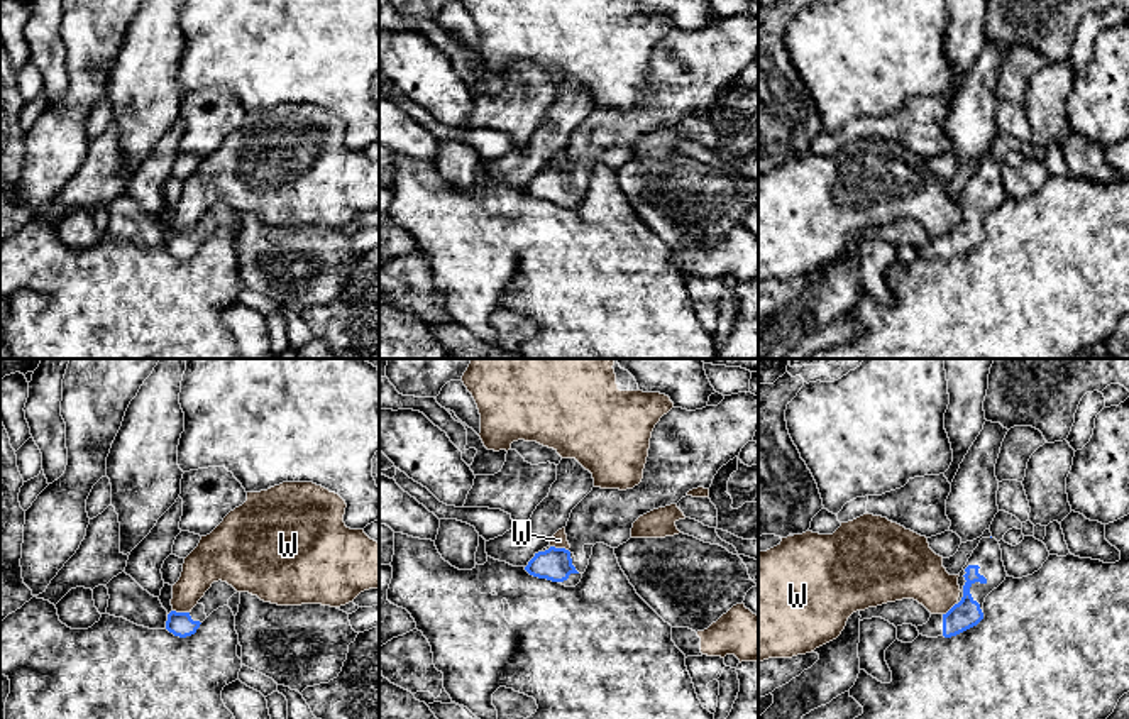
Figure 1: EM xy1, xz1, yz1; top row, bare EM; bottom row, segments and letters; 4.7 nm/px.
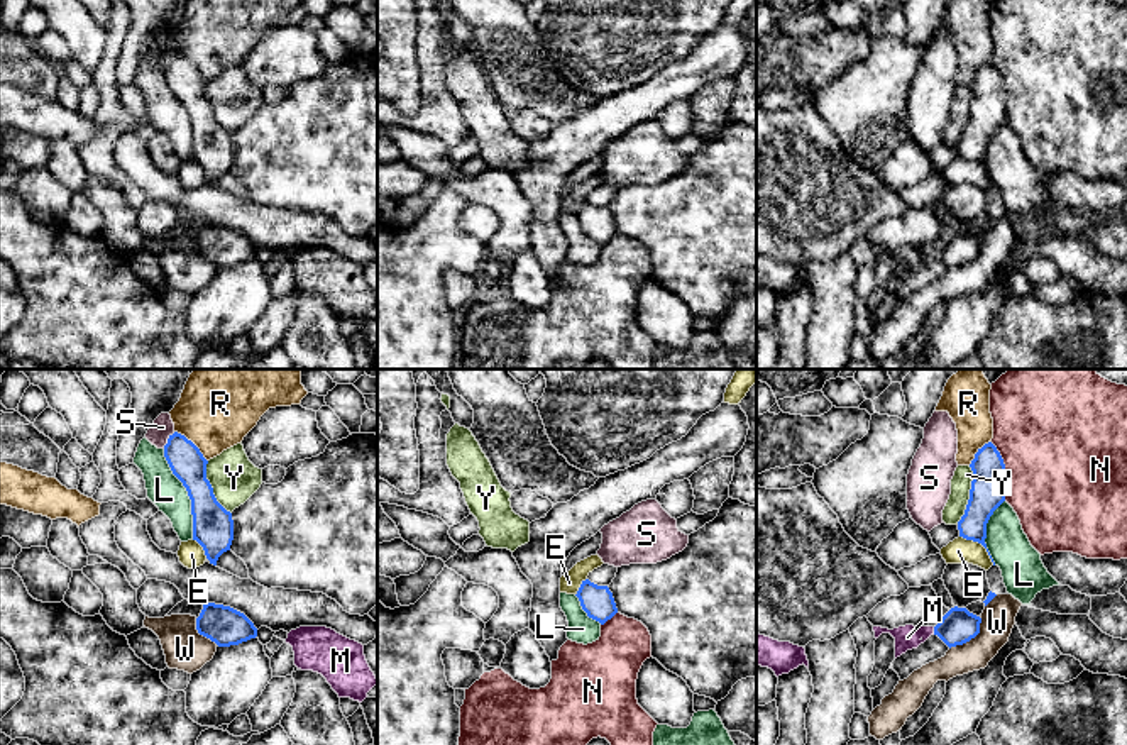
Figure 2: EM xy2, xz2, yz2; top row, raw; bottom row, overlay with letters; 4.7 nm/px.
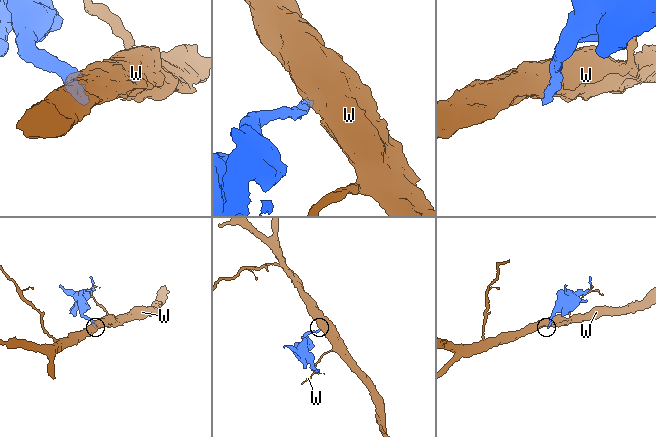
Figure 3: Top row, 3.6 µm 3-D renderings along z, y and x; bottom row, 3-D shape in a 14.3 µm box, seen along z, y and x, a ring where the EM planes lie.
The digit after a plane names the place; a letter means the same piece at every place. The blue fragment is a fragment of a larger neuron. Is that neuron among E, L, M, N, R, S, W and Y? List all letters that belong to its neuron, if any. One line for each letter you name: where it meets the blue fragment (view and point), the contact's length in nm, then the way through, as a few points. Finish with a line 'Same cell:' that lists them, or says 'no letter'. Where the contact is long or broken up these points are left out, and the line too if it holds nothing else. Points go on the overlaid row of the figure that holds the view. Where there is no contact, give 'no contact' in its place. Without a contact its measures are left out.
Same cell: no letter

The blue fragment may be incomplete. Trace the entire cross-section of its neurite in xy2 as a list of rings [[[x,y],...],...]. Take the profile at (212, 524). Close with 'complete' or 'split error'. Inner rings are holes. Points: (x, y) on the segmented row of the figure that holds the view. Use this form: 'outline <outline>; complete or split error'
outline [[[174,432],[164,445],[164,457],[173,474],[183,483],[191,499],[193,540],[196,540],[210,564],[230,550],[234,540],[234,520],[215,498],[206,479],[206,464],[200,449],[184,435]]]; complete

